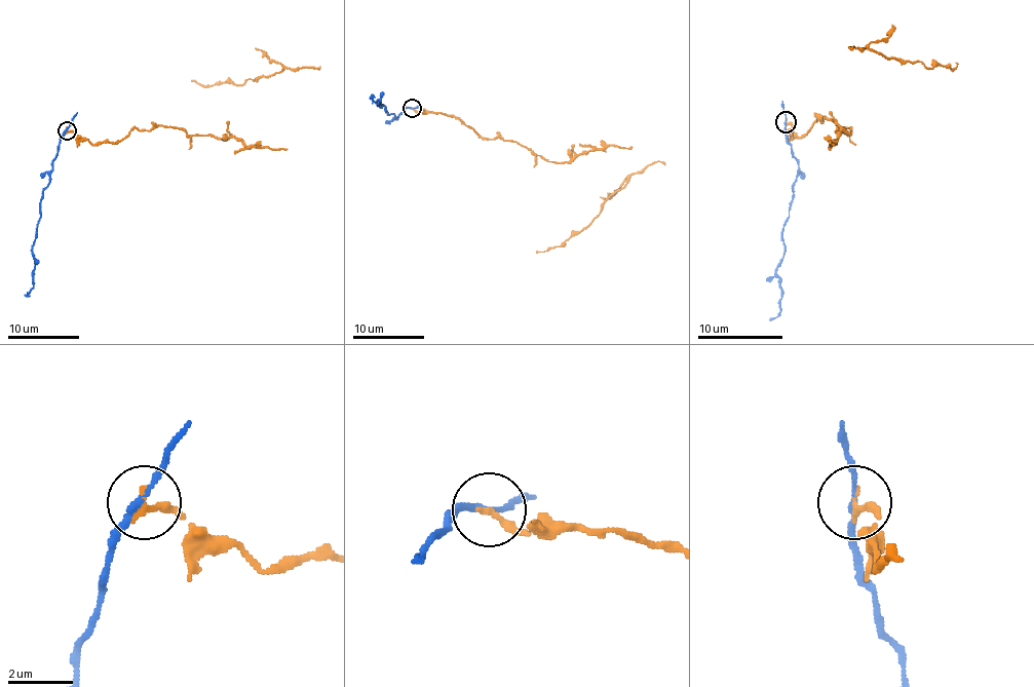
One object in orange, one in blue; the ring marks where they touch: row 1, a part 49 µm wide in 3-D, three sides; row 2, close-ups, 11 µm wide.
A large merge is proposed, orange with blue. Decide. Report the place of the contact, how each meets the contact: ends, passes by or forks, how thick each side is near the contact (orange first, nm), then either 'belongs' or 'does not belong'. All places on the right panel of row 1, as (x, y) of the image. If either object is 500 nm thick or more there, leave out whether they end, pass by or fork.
place (786, 122); orange ends; blue passes by; calibres 260 and 170 nm; does not belong

